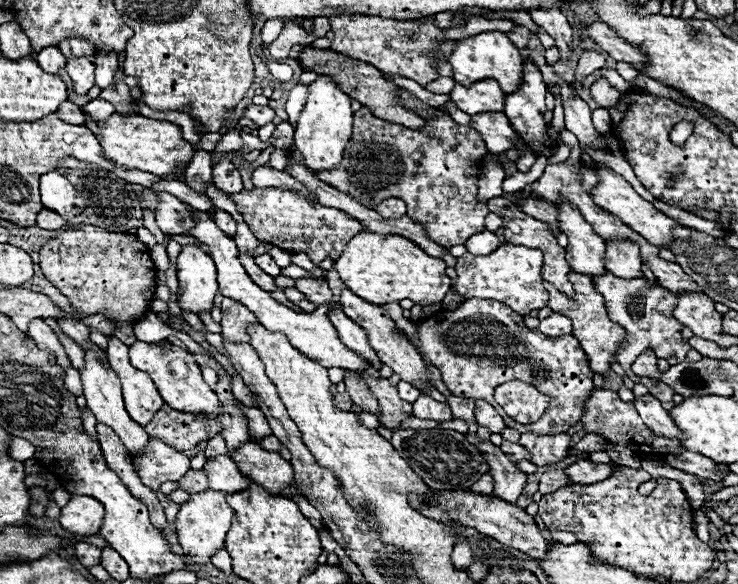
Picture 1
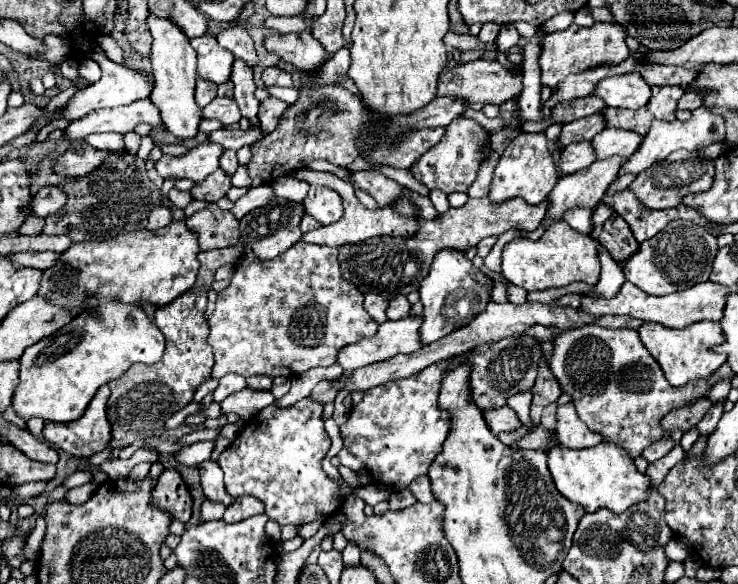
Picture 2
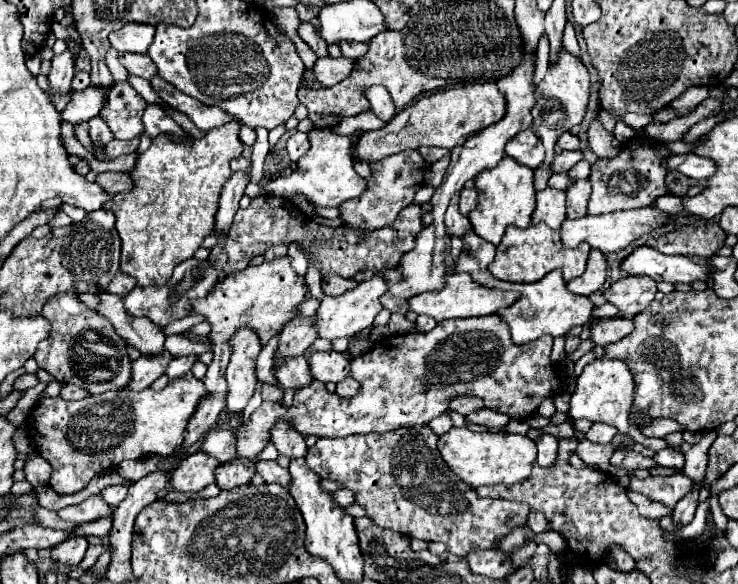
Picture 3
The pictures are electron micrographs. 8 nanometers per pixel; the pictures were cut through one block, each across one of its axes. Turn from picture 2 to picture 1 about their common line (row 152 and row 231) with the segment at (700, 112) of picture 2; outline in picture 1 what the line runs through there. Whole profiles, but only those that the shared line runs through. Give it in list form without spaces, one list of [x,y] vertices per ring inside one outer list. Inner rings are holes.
[[[596,168],[596,176],[598,176],[598,182],[594,186],[594,190],[590,192],[592,200],[604,208],[606,212],[610,212],[612,216],[616,216],[618,220],[622,220],[626,226],[630,226],[636,234],[640,234],[646,242],[654,244],[654,246],[664,246],[664,244],[670,244],[674,240],[672,236],[672,226],[676,224],[676,220],[664,216],[662,212],[658,212],[656,208],[652,208],[650,202],[646,202],[644,198],[640,198],[634,188],[630,186],[630,182],[626,182],[620,174],[616,174],[614,170],[610,168]]]

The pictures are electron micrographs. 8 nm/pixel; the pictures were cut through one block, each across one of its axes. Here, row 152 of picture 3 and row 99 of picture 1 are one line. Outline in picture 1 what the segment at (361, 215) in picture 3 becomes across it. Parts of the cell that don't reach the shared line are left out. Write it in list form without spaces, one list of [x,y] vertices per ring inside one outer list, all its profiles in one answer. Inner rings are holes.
[[[400,88],[398,92],[400,104],[406,110],[426,118],[422,130],[416,132],[406,128],[392,144],[374,144],[360,150],[354,150],[350,140],[338,168],[322,172],[312,170],[312,174],[370,210],[386,198],[400,198],[408,206],[408,216],[424,226],[430,240],[444,248],[464,244],[472,234],[484,230],[484,216],[488,214],[488,208],[478,206],[476,200],[480,160],[472,160],[474,140],[470,136],[476,132],[470,126],[456,124],[448,114],[440,114],[436,108],[420,102],[408,90]]]

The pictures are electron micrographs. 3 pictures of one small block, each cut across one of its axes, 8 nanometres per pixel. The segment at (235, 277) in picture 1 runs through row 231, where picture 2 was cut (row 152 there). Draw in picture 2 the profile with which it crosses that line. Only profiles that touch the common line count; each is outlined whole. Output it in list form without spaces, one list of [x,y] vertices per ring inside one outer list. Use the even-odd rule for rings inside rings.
[[[204,142],[196,148],[192,148],[184,156],[162,156],[156,162],[156,172],[166,178],[188,178],[192,182],[202,182],[208,174],[218,170],[218,158],[220,158],[222,146],[214,142]]]

